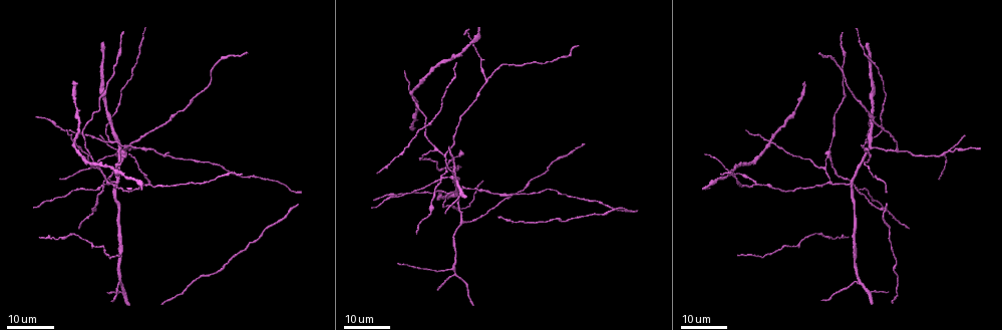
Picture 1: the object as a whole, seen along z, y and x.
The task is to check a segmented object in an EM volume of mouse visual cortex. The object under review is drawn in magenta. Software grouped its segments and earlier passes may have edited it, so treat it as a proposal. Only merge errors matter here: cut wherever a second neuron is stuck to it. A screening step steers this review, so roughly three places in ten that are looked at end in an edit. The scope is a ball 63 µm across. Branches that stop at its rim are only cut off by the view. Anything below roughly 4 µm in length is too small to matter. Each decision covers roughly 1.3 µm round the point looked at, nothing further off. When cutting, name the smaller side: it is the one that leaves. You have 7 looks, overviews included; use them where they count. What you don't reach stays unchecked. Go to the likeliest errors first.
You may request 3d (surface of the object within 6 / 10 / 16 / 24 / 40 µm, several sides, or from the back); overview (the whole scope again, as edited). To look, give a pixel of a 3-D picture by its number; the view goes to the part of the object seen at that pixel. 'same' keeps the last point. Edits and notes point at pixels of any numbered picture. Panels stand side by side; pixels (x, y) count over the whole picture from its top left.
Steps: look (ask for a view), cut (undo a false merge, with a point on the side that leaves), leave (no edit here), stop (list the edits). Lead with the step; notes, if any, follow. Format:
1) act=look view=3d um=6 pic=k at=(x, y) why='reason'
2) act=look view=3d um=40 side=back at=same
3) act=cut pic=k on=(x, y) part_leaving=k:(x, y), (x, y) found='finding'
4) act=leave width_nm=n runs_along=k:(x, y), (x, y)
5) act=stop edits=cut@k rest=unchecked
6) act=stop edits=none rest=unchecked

act=look view=3d um=24 pic=1 at=(453, 270) why='a fork'

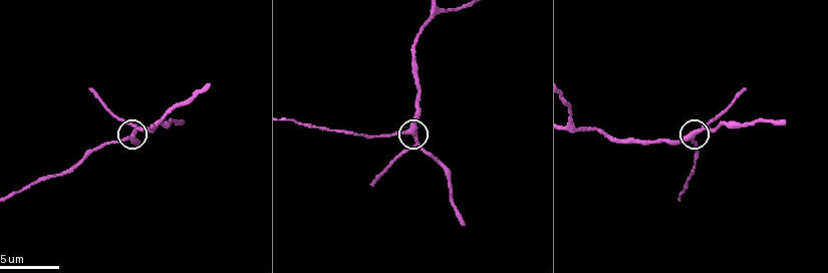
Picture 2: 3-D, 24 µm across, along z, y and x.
act=look view=3d um=10 pic=2 at=(691, 136) why='zoom in'

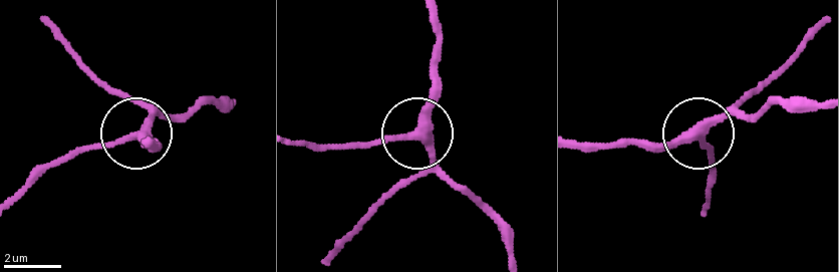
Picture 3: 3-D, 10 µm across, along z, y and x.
act=leave side_arm_um=10 arms=3 found='one neuron here'

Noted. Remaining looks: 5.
act=look view=3d um=16 pic=1 at=(118, 283)

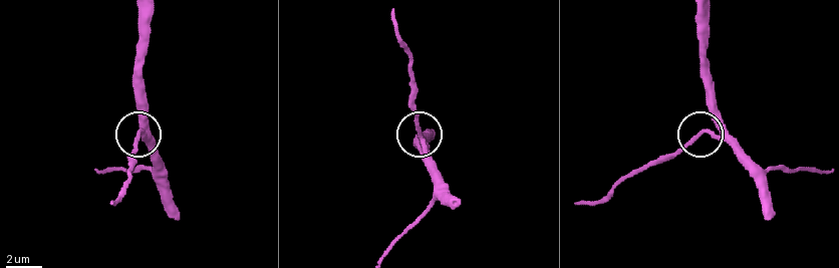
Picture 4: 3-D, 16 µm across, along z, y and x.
act=look view=3d um=10 pic=4 at=(709, 131)

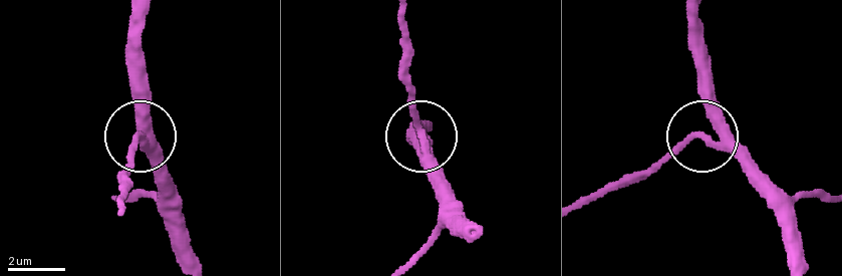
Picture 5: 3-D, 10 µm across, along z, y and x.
act=look view=3d um=10 side=back pic=5 at=(421, 135)

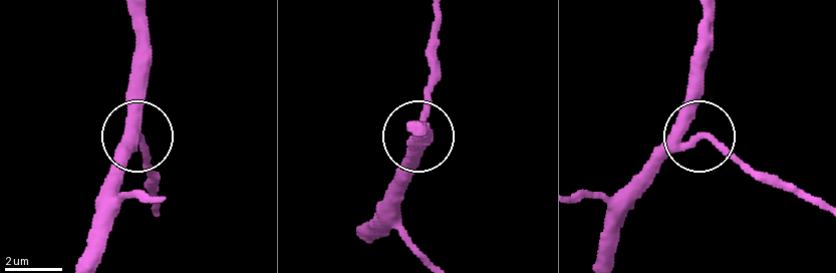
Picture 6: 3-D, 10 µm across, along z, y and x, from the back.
act=leave runs_along=6:(423, 128), (410, 172), (382, 205) found='all the same neuron'

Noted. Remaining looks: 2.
act=look view=3d um=16 pic=1 at=(74, 139) why='four-way junction'

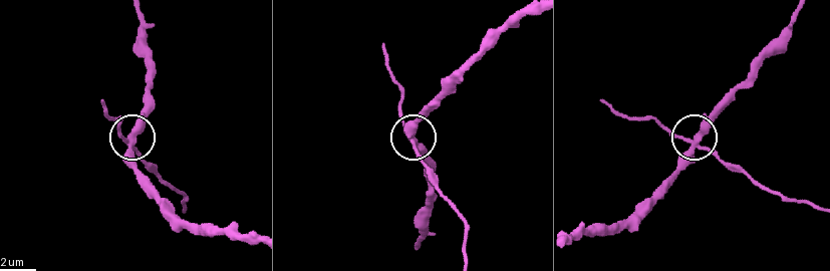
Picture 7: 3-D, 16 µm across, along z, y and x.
act=look view=3d um=6 pic=7 at=(701, 135)

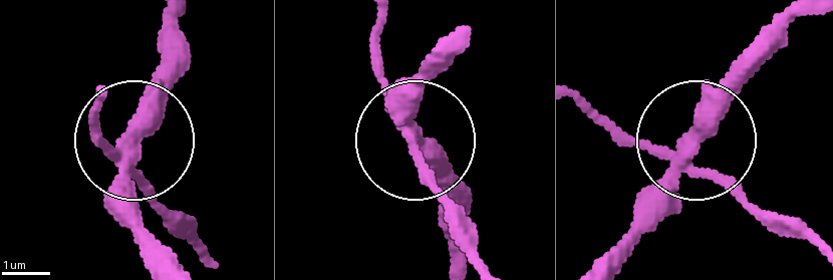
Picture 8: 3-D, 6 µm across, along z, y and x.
act=cut pic=8 on=(727, 110) side_arm_um=16 part_leaving=8:(675, 159), (663, 203), (604, 263) found='a second neuron is stuck on'

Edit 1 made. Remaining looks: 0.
act=stop edits=cut@8 rest=unchecked

